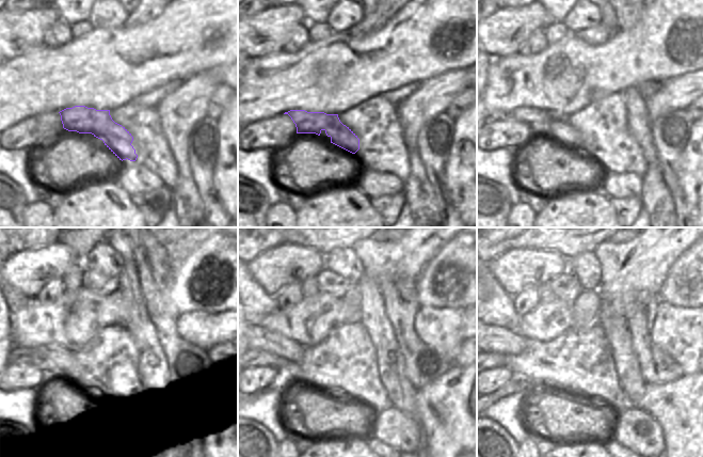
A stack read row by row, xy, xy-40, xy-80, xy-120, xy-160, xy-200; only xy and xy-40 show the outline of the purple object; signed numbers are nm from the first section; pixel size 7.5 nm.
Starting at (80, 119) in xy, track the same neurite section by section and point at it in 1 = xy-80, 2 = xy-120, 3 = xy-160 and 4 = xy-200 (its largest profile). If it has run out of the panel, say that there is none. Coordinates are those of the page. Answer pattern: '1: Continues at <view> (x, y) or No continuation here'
1: Continues at xy-80 (540, 121)
2: Continues at xy-120 (62, 357)
3: Continues at xy-160 (260, 340)
4: Continues at xy-200 (498, 340)

